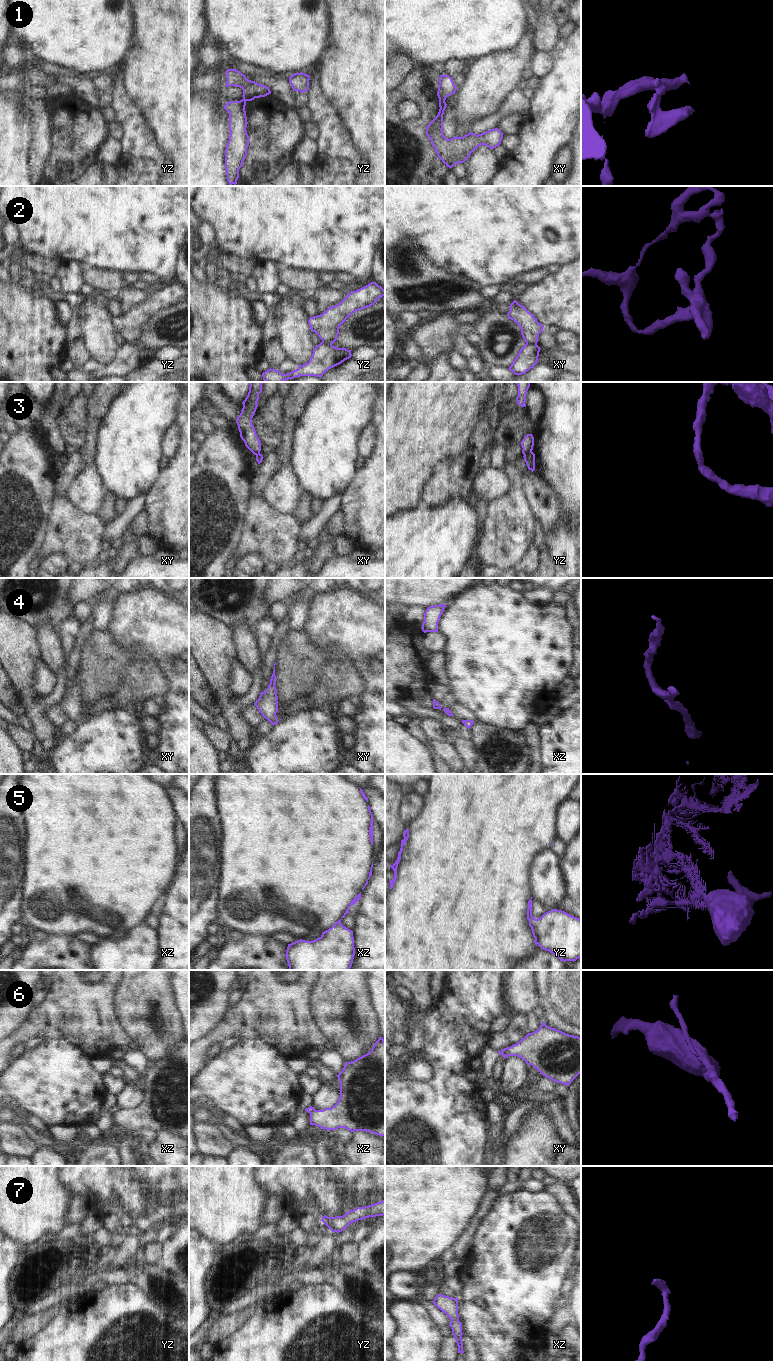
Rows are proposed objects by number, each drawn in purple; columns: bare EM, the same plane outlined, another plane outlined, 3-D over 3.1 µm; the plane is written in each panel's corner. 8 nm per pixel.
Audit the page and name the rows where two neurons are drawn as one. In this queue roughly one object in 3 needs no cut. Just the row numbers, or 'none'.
1, 2, 3, 5, 6

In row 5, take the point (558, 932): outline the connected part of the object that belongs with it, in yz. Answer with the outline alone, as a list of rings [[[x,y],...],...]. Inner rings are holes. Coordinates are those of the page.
[[[551,909],[537,919],[535,933],[538,946],[561,961],[574,962],[581,957],[581,919]]]

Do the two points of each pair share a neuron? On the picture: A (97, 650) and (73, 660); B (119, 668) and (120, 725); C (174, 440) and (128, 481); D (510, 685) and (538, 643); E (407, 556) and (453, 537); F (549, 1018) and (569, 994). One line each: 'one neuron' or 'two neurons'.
A: two neurons
B: two neurons
C: two neurons
D: one neuron
E: one neuron
F: one neuron

